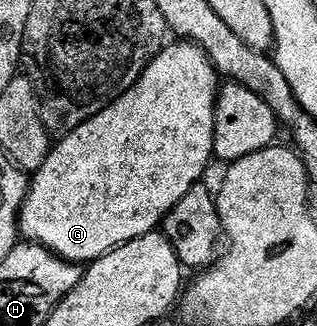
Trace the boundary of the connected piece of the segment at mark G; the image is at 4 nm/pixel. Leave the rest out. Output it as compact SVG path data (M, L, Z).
M180 41L177 44L176 51L161 50L159 56L152 60L140 80L136 82L135 88L129 91L125 98L116 99L112 102L111 107L104 110L104 114L96 116L91 123L82 124L79 131L73 131L70 137L63 140L64 147L57 146L54 153L49 154L48 162L42 165L42 169L38 169L31 176L28 195L20 207L18 224L19 234L25 240L42 244L43 247L47 247L49 251L53 251L54 254L70 263L81 265L93 263L95 259L109 255L115 247L121 247L124 243L129 243L146 233L157 230L170 213L170 209L174 209L174 205L178 205L178 201L182 201L182 197L186 197L186 193L190 193L190 189L195 183L201 182L205 178L204 170L207 169L208 162L213 162L214 159L218 76L215 67L208 60L208 54L200 50L195 43Z

